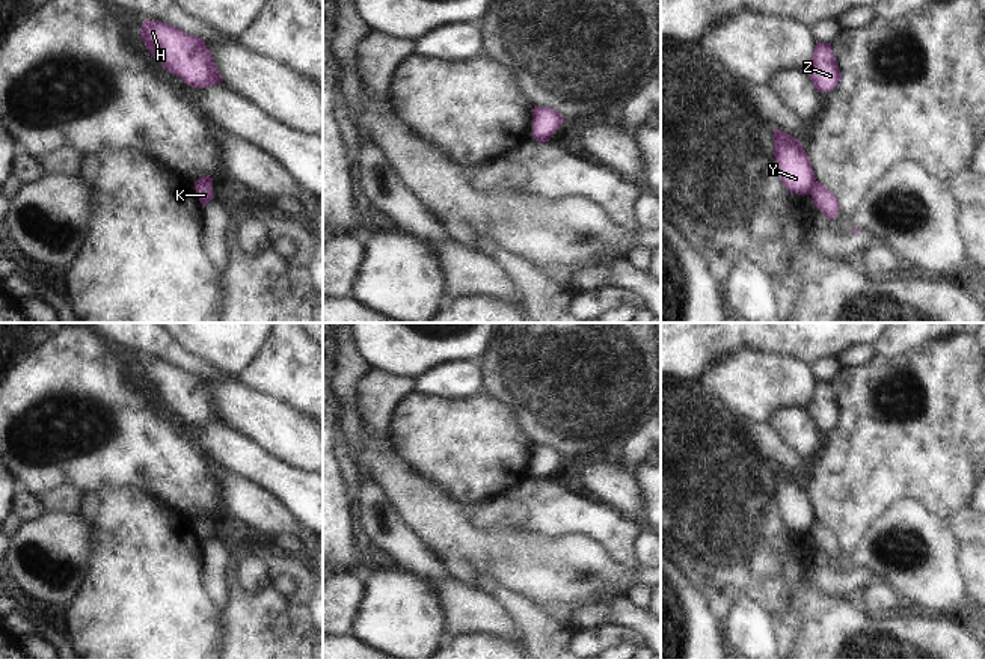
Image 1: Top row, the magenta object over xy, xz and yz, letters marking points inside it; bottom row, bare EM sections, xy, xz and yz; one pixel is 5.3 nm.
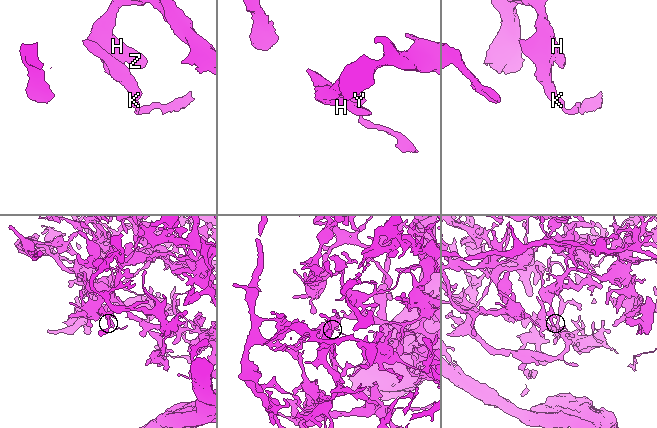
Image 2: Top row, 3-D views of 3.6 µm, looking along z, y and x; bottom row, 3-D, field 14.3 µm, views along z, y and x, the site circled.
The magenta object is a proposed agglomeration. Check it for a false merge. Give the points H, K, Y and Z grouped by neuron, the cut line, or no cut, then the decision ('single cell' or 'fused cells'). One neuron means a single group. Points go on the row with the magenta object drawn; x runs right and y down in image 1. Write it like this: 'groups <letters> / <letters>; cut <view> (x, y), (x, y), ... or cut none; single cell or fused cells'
groups H Y Z / K; cut yz (815, 180), (809, 193); fused cells

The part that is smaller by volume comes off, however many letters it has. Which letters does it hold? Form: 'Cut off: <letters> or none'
Cut off: K

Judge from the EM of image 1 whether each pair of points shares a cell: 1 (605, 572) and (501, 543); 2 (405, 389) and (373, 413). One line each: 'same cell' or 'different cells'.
1: same cell
2: same cell

